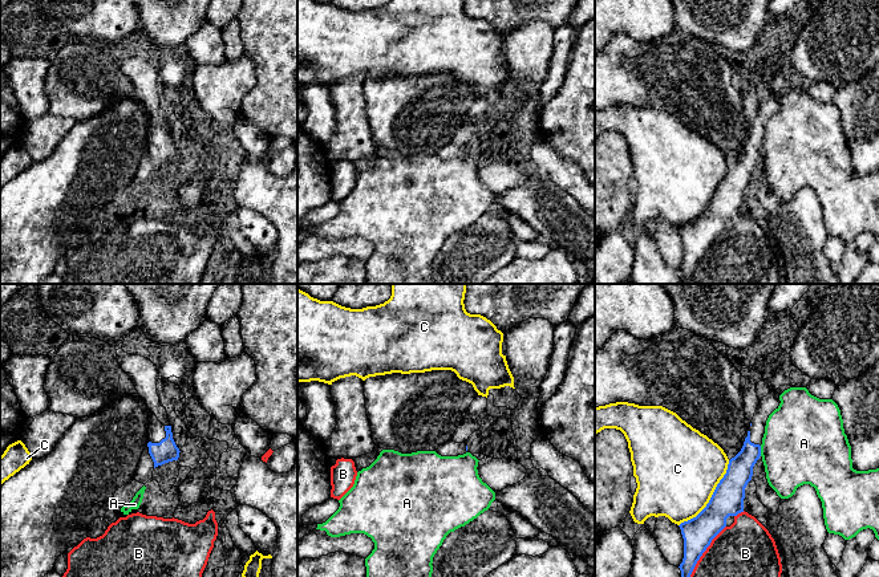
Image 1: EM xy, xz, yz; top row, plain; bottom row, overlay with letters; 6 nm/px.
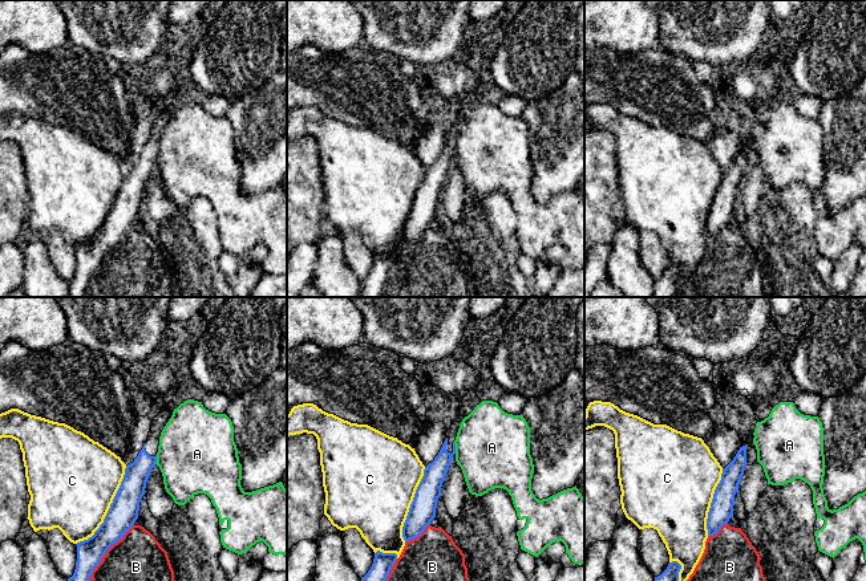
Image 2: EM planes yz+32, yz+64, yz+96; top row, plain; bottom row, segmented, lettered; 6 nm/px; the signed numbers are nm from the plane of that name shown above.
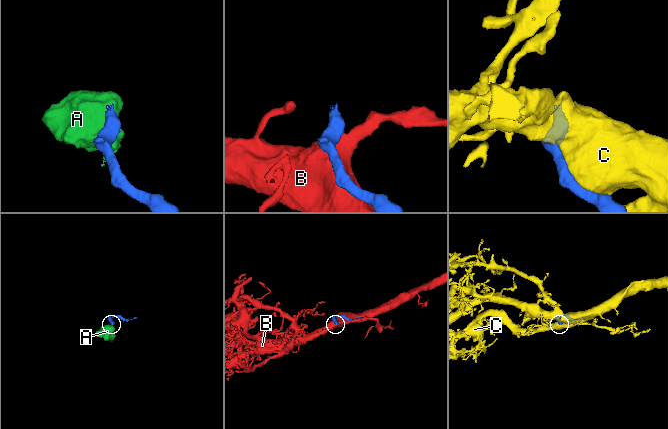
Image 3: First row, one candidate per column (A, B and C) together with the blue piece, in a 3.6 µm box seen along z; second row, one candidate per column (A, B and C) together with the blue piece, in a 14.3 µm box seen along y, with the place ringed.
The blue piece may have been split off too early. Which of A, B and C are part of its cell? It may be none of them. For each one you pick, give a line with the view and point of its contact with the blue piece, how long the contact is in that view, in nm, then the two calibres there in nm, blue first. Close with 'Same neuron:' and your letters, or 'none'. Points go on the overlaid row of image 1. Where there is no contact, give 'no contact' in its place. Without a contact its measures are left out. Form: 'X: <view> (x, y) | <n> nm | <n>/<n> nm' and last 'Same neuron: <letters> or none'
Same neuron: none

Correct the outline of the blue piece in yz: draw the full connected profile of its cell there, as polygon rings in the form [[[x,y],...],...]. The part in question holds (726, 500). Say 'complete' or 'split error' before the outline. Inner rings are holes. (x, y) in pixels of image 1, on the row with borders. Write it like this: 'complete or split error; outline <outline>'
split error; outline [[[770,390],[759,401],[744,446],[729,460],[726,474],[717,484],[709,503],[696,517],[679,525],[684,539],[684,558],[679,566],[681,577],[690,577],[712,540],[726,527],[726,519],[744,512],[745,488],[752,480],[753,467],[761,456],[766,420],[781,403],[779,395]]]

